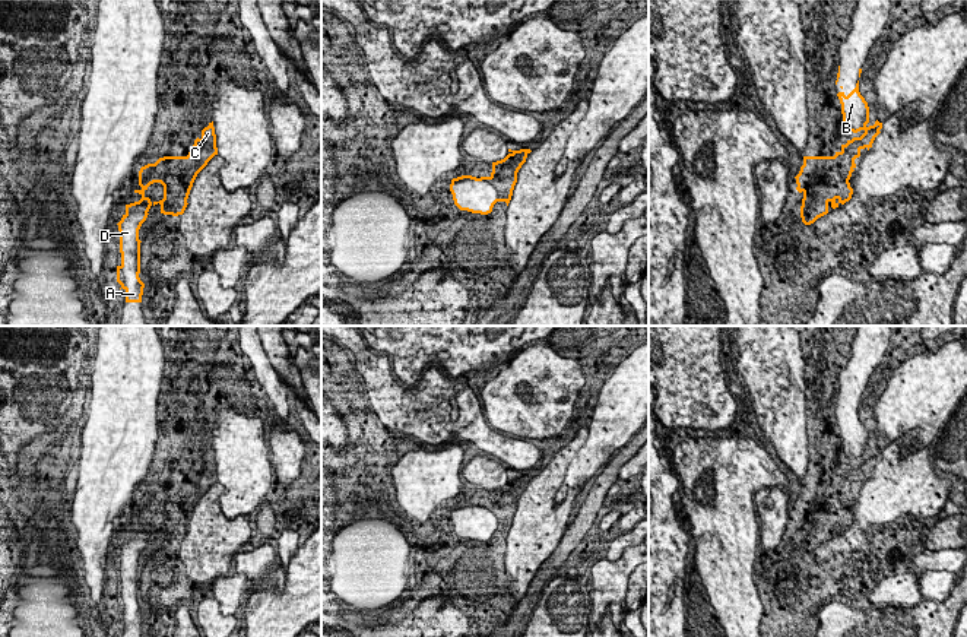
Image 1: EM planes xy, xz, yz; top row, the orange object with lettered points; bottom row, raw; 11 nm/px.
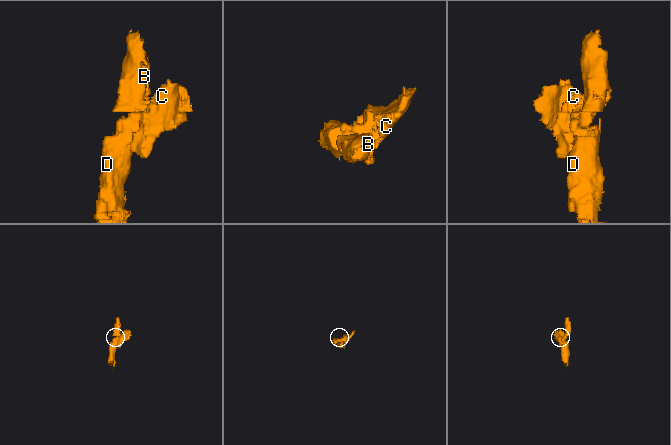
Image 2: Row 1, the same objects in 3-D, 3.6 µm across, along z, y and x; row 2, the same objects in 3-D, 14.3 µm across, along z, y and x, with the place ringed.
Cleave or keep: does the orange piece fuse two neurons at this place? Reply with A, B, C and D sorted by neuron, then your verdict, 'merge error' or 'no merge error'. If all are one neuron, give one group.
groups A B C D; no merge error

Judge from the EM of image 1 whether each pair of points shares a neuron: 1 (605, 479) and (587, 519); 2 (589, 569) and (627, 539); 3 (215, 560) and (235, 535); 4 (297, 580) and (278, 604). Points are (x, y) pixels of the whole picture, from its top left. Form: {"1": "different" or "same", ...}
{"1": "same", "2": "different", "3": "same", "4": "same"}

